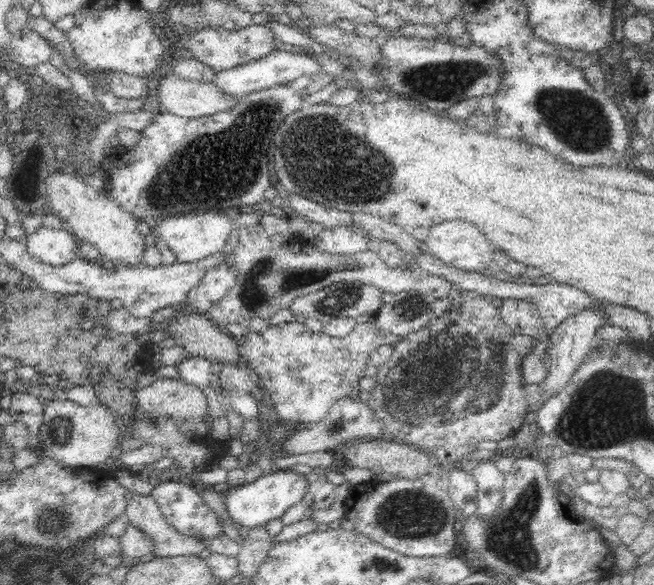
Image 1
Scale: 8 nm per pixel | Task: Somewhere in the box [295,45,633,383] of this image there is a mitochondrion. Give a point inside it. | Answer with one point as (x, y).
(579, 121)

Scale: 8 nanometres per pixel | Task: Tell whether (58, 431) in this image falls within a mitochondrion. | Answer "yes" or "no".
yes

